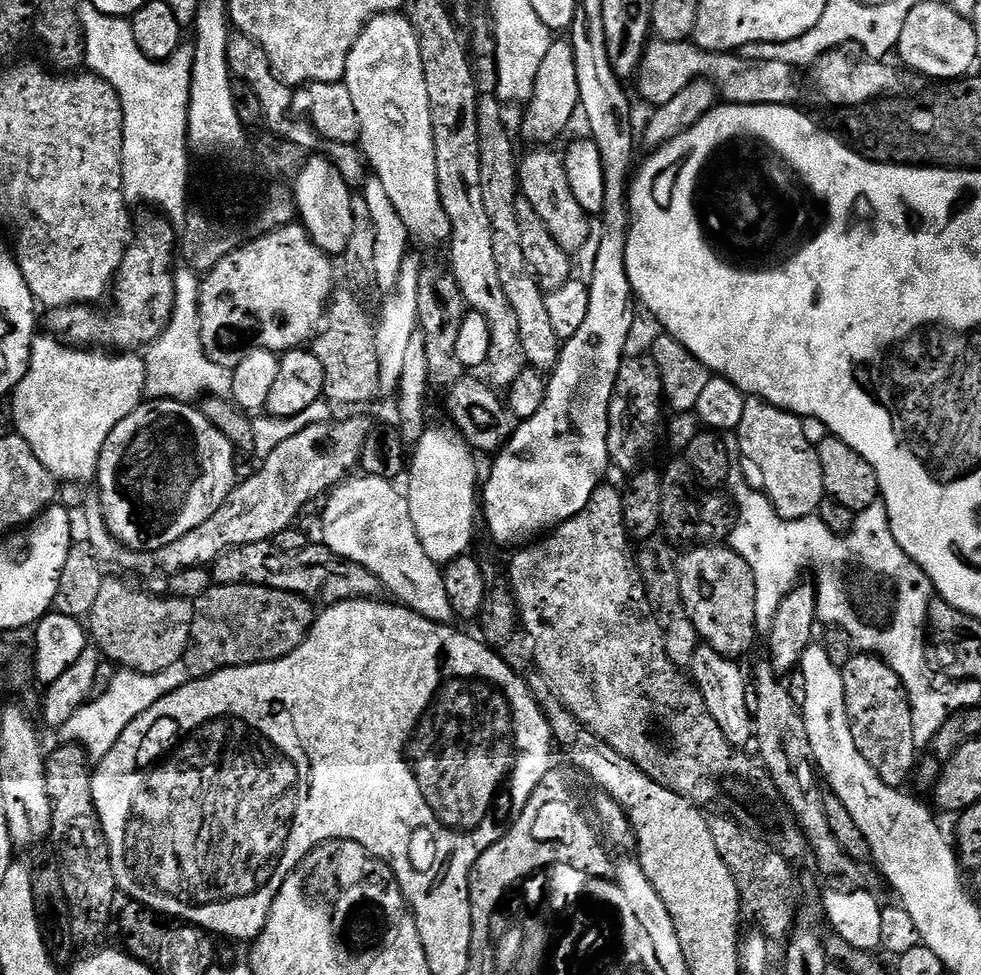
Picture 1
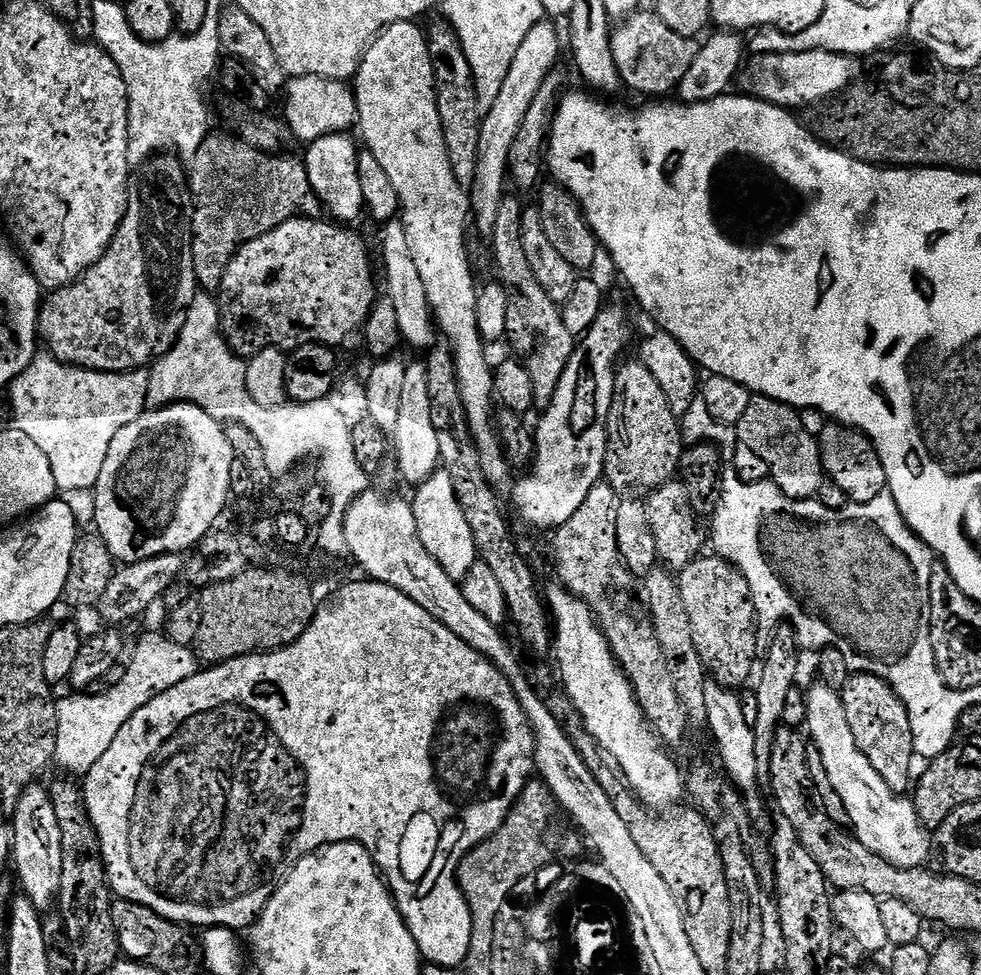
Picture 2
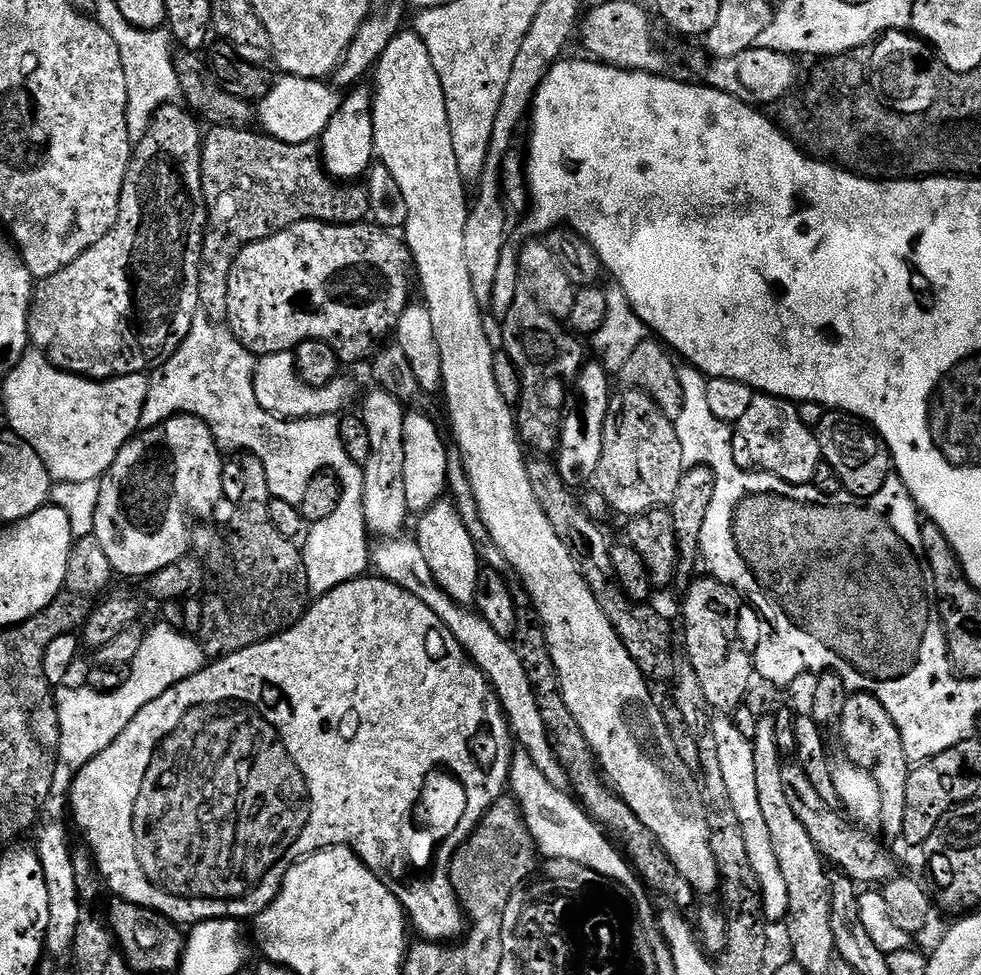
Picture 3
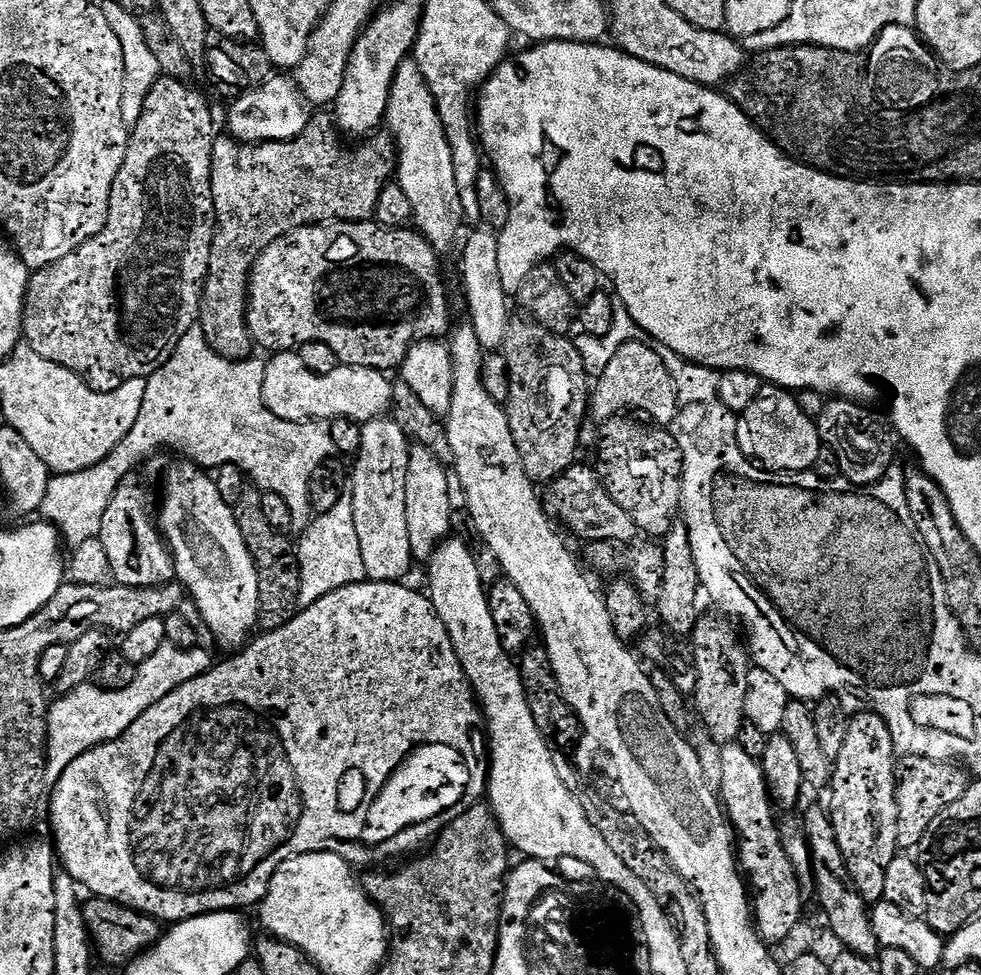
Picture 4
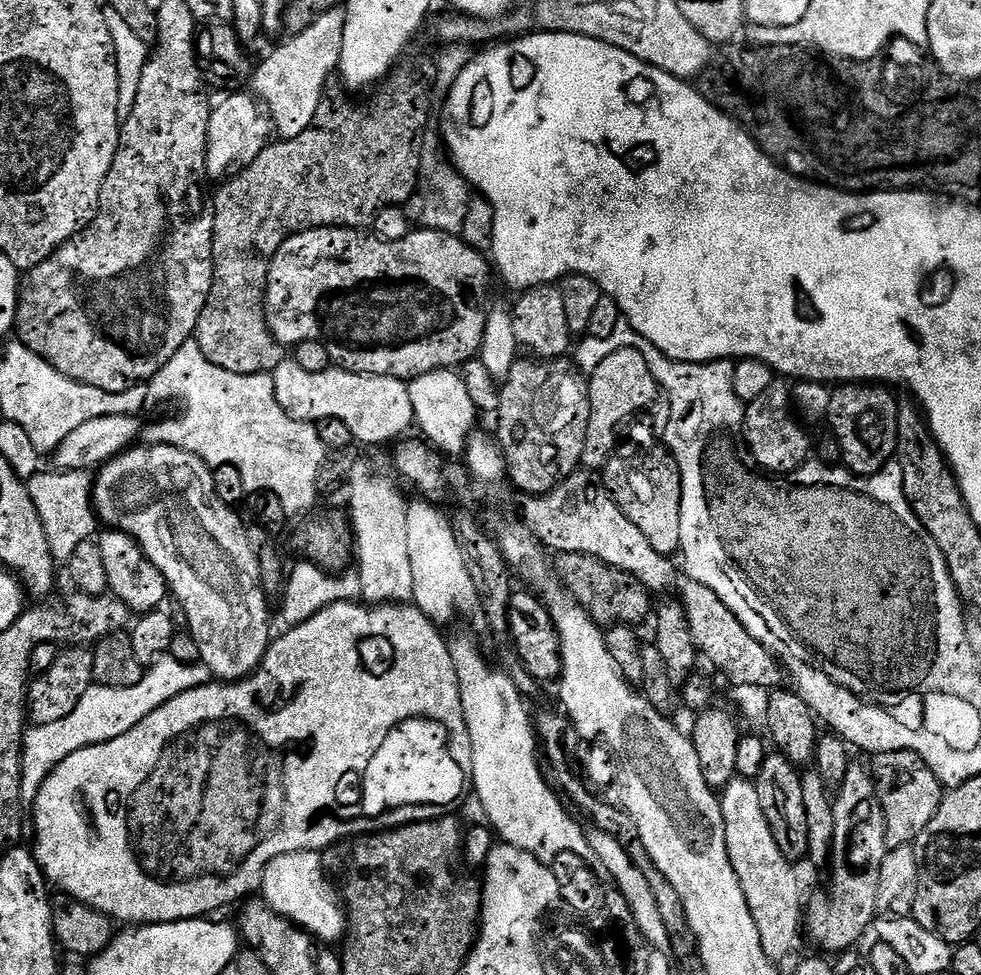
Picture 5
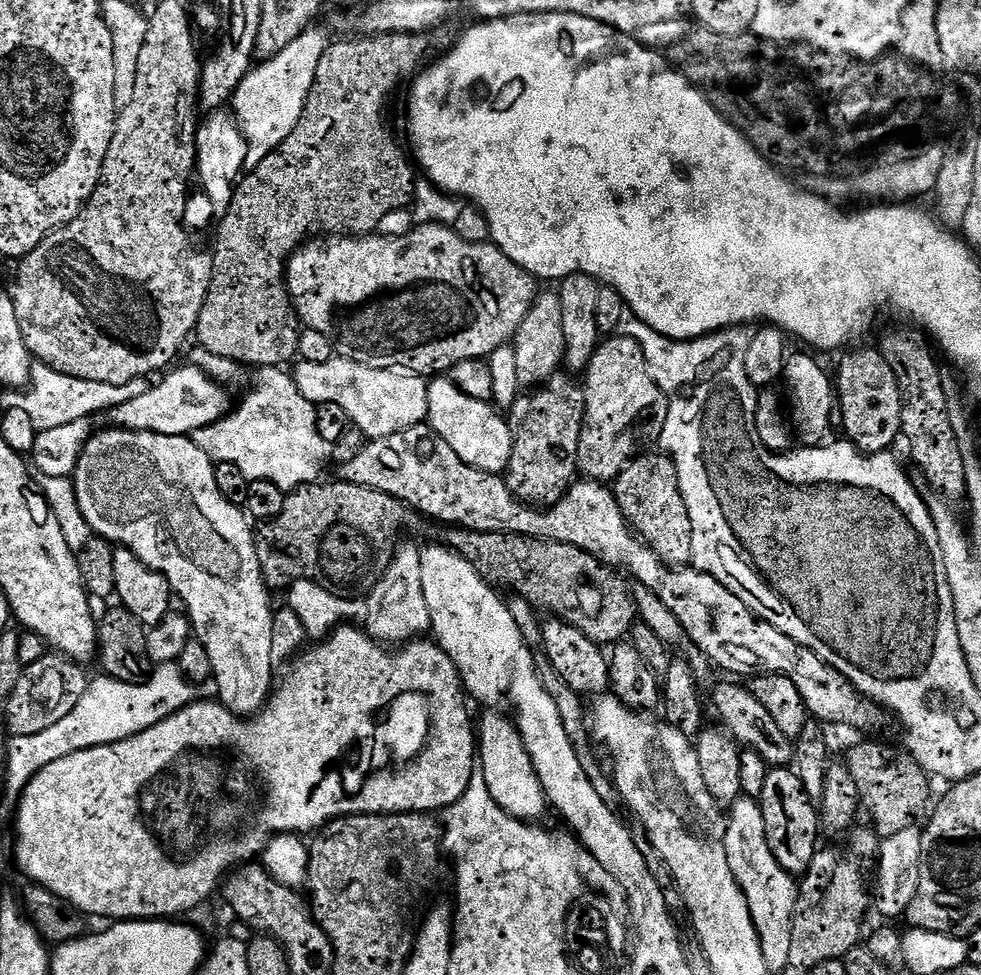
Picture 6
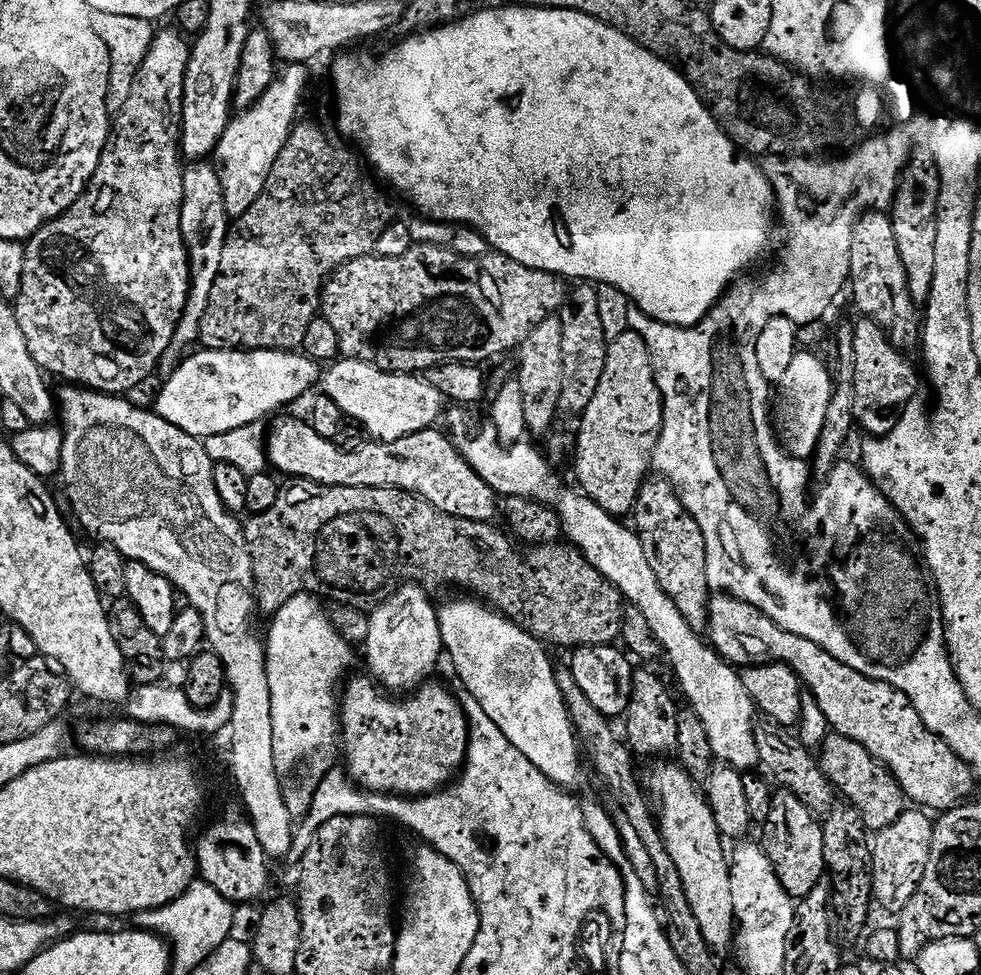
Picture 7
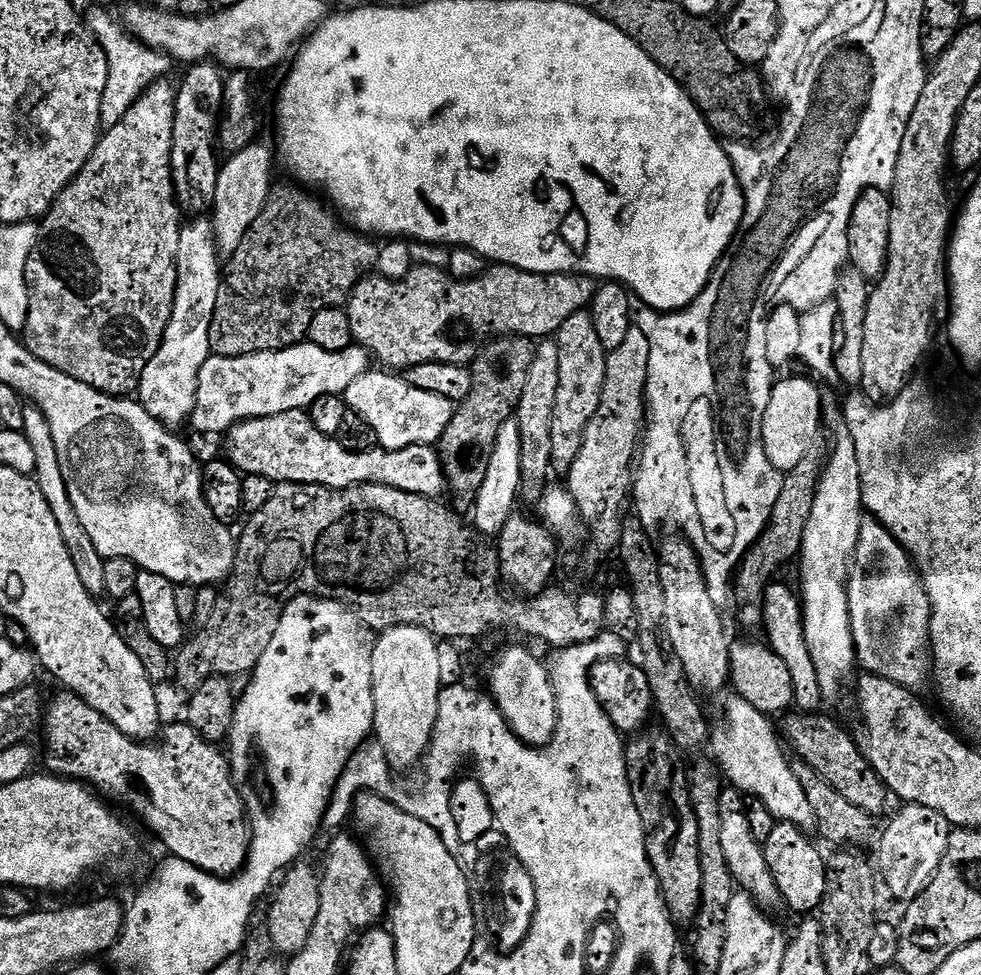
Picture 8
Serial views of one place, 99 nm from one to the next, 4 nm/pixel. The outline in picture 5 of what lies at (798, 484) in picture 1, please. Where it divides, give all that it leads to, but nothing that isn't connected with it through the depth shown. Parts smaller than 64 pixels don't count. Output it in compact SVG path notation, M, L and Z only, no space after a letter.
M773 379L772 385L761 396L750 401L744 414L744 438L749 449L761 469L773 474L796 471L809 463L811 456L808 455L812 452L812 440L800 425L801 417L794 407L794 392L788 384L787 379Z

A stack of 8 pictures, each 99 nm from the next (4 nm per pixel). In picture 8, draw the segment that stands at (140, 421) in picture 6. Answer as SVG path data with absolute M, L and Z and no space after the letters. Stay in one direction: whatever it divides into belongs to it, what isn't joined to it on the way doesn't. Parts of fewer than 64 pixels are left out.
M307 342L296 344L293 348L283 348L277 352L259 352L249 356L209 356L198 374L196 405L192 411L191 427L200 432L227 433L234 424L243 420L253 420L255 416L273 416L290 410L308 410L315 400L323 396L338 396L344 393L362 374L370 371L369 352L359 346L353 346L341 352L322 350Z

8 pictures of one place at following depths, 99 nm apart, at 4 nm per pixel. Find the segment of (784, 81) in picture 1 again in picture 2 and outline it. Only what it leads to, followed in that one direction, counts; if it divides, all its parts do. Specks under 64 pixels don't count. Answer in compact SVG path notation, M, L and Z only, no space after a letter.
M637 10L623 21L612 34L614 66L618 66L621 85L632 92L641 92L644 98L664 98L667 92L675 93L686 70L694 62L700 44L693 37L674 34L655 11Z

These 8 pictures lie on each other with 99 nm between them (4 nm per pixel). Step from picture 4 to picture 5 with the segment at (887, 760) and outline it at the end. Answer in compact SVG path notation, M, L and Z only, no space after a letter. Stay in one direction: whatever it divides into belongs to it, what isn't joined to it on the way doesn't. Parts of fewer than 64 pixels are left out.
M858 762L849 766L845 780L838 786L834 810L834 842L830 857L832 881L828 892L820 892L806 904L806 936L825 953L843 954L856 944L875 925L880 912L878 882L882 882L882 862L890 851L886 838L886 814L876 778Z

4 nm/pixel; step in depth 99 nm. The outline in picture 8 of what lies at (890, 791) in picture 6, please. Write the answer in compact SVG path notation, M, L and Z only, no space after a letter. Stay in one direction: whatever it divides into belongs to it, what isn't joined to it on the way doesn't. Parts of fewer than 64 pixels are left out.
M825 714L792 715L783 717L785 720L782 736L787 747L792 747L799 759L806 761L827 784L834 786L834 790L838 790L838 794L842 794L846 802L854 802L854 806L869 814L882 811L884 803L890 800L890 793L880 780L880 775L868 763L868 757L864 755L861 745L852 741L851 734L842 725L835 724L830 717L824 716Z

